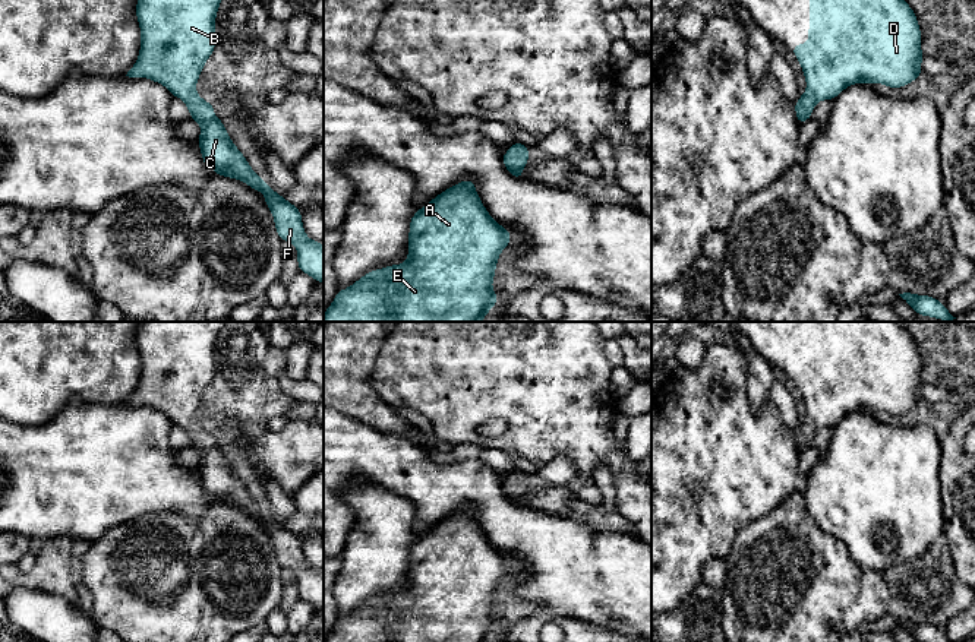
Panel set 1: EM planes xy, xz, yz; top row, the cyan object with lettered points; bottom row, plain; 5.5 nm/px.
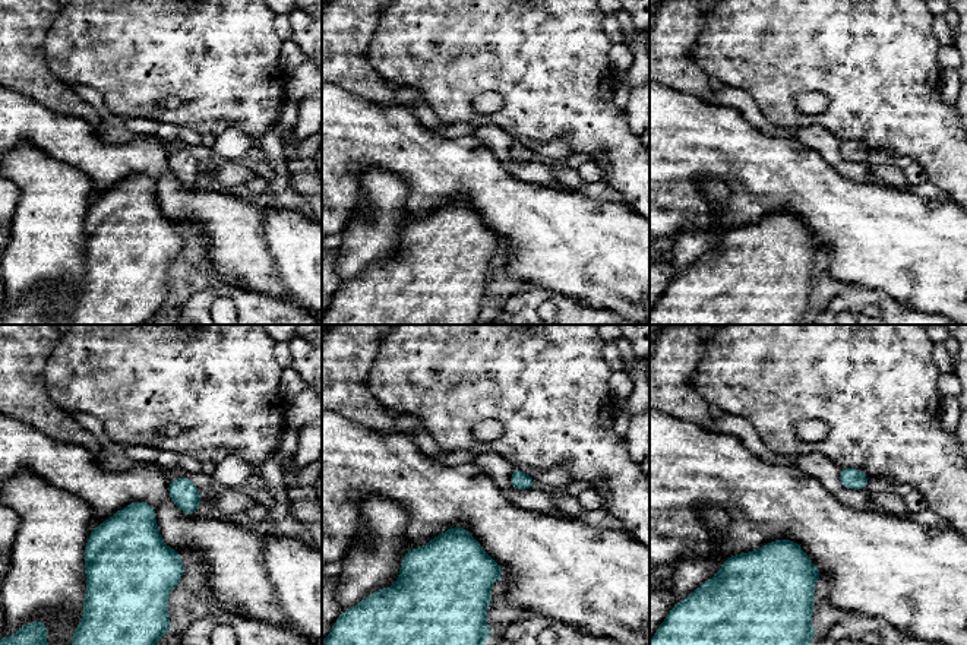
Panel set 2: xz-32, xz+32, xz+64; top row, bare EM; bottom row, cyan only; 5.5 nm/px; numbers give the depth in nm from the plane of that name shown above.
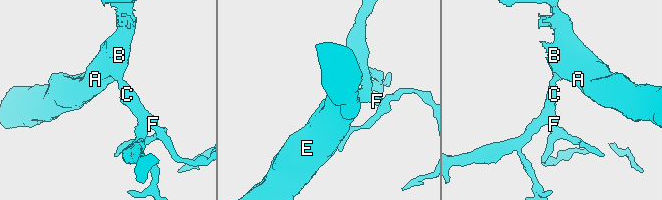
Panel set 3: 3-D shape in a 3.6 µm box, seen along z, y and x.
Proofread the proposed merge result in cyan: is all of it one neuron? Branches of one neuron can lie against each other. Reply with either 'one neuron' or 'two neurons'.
one neuron

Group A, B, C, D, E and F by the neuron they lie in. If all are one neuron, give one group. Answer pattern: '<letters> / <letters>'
A B C D E F

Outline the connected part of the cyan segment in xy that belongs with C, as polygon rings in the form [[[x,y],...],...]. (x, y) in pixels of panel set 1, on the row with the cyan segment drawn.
[[[138,0],[136,18],[141,26],[141,50],[129,78],[148,78],[164,85],[173,97],[186,102],[192,120],[202,127],[198,143],[205,165],[217,173],[236,180],[243,180],[253,190],[261,190],[272,212],[275,230],[283,241],[297,247],[299,271],[324,282],[324,246],[310,240],[303,230],[302,212],[287,199],[274,192],[249,165],[244,155],[233,143],[223,121],[212,113],[214,104],[196,94],[196,82],[215,48],[215,16],[221,0]]]

